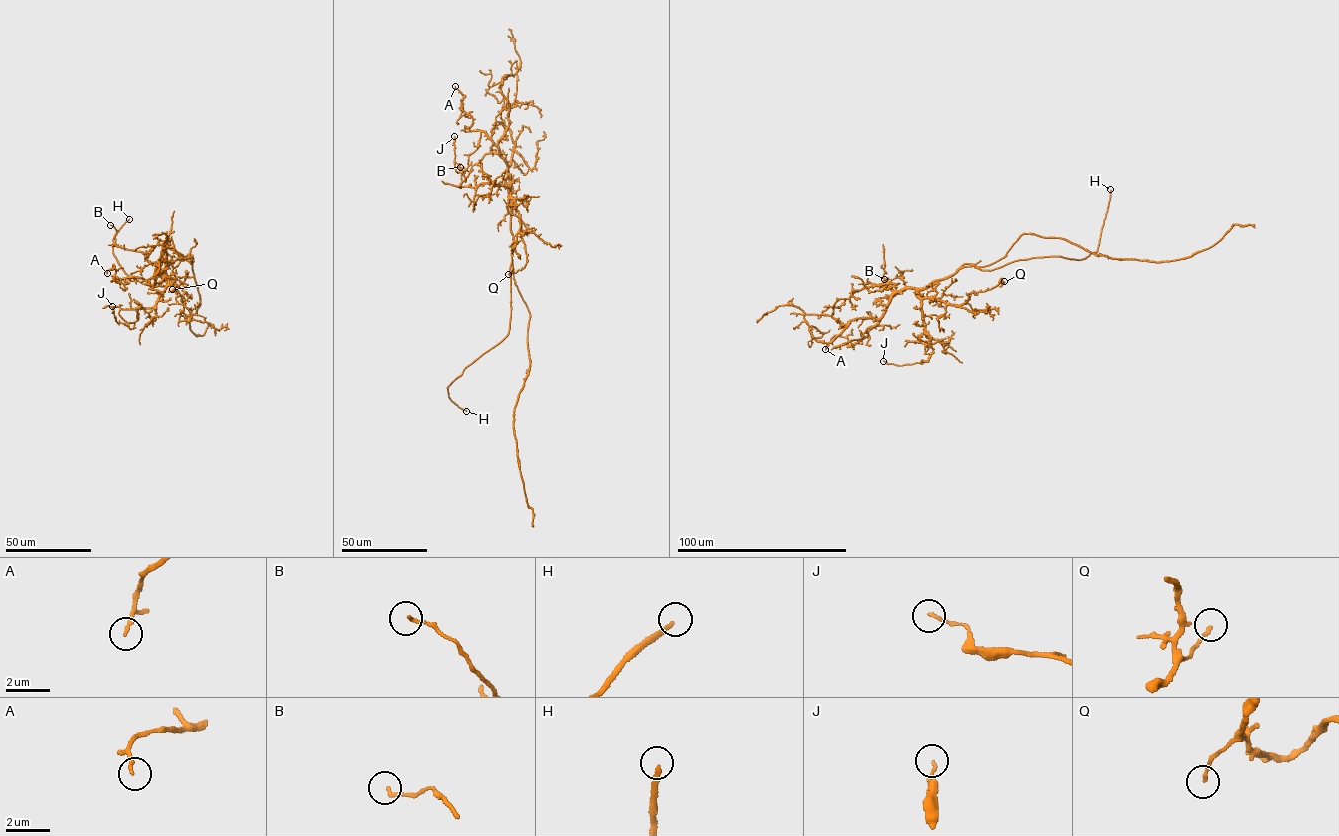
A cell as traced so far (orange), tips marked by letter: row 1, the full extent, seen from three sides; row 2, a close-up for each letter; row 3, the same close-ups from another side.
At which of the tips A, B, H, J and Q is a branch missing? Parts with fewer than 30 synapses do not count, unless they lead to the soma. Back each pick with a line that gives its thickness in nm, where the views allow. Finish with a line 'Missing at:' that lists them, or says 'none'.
H: Thickness 180 nm
Missing at: H

